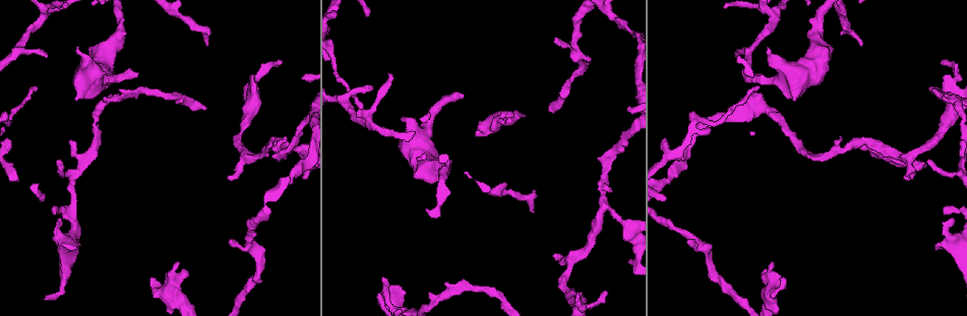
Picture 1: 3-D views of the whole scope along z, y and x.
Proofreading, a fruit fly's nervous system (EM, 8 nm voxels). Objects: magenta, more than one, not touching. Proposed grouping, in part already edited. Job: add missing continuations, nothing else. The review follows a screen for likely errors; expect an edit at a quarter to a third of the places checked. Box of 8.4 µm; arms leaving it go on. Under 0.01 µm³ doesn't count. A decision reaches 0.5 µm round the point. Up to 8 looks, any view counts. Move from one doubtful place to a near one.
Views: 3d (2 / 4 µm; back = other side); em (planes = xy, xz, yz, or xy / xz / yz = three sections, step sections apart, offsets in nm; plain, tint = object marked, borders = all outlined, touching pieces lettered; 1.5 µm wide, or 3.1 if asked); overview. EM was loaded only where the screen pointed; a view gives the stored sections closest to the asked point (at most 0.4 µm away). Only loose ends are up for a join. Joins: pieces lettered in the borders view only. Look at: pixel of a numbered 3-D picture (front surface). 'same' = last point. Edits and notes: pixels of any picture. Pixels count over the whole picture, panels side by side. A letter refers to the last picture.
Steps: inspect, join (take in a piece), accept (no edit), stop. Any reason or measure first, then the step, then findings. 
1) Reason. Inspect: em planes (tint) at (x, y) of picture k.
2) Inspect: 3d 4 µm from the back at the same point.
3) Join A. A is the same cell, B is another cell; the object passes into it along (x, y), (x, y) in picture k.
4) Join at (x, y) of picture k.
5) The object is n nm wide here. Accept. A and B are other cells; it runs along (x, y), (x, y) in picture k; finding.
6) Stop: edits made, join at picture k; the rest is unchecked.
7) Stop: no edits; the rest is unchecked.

An open end. Inspect: em xz step 4 (tint) at (861, 44) of picture 1.

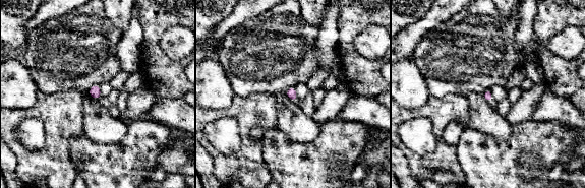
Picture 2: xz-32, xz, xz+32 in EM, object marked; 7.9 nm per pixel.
Inspect: em xz step 4 (borders) at the same point.

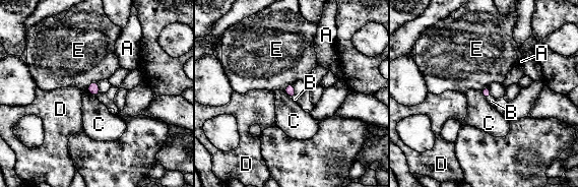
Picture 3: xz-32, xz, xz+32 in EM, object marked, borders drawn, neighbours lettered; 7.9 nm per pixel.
Join B. B is the same cell, A, C, D and E are other cells; the object passes into it along (486, 91), (489, 97), (492, 101) in picture 3; it goes on there.

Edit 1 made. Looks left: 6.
Branch stops here. Inspect: em planes (borders) at (741, 73) of picture 1.

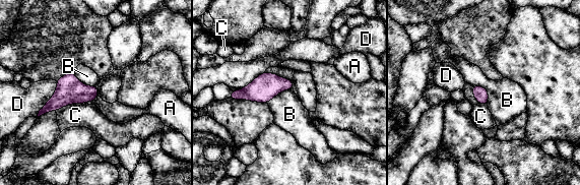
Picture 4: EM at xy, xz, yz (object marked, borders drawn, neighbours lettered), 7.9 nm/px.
Join A. A is the same cell, B, C and D are other cells; the cell continues.

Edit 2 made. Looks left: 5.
Inspect: overview.

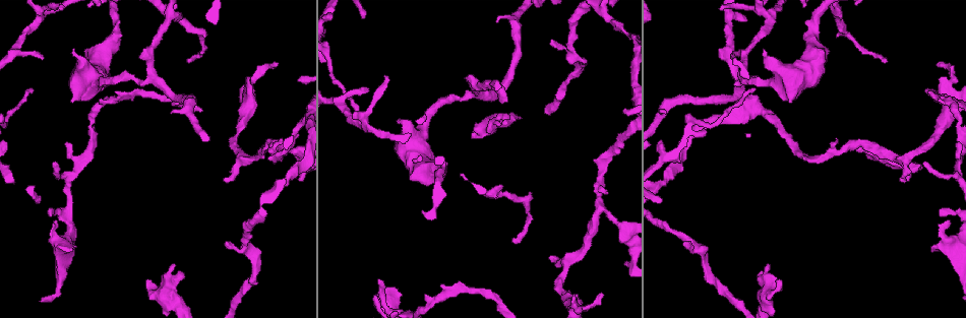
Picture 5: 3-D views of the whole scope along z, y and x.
Tapers out. Inspect: em planes (borders) at (276, 65) of picture 5.

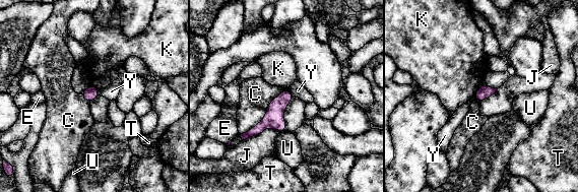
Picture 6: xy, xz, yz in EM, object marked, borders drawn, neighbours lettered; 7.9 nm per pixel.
Accept. C, E, J, K, T, U and Y are other cells; a border runs along (284, 89), (264, 117), (241, 134) in picture 6; none of them fits.

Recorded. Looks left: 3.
Stop: edits made, join at picture 3, join at picture 4; the rest is unchecked.

